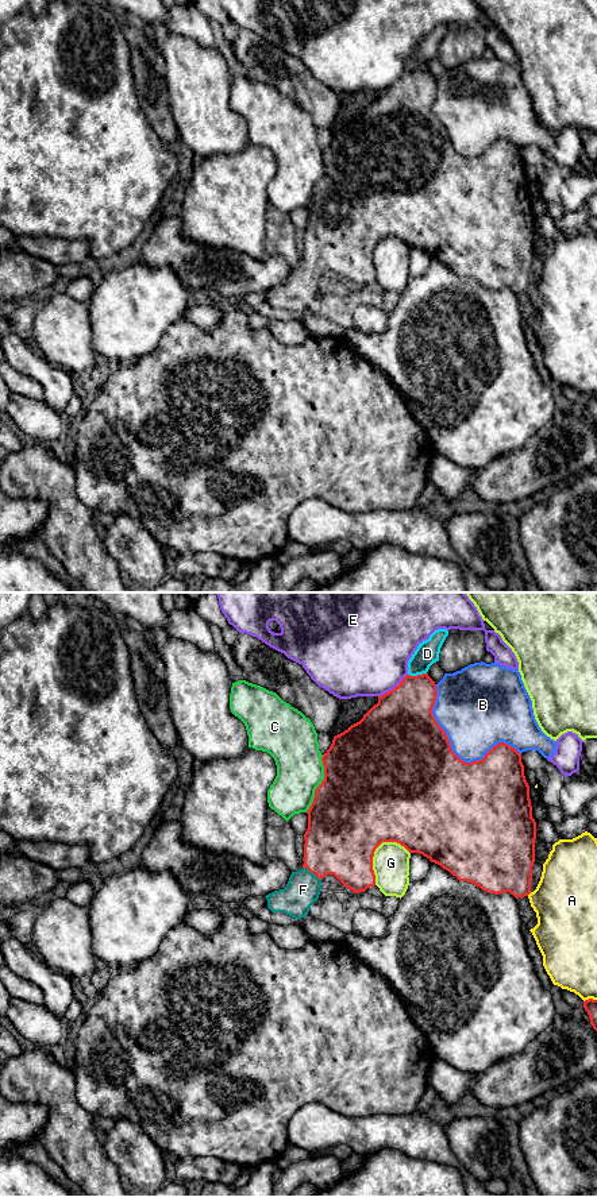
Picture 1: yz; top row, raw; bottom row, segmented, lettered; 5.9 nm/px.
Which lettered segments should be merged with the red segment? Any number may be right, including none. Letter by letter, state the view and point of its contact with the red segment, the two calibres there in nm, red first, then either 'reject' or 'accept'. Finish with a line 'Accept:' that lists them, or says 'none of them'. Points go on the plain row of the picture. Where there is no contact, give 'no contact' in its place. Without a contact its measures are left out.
A: yz (528, 289) | 360/380 nm | reject
B: yz (453, 147) | 500/400 nm | reject
C: yz (322, 178) | 500/280 nm | reject
D: yz (418, 70) | 320/140 nm | reject
E: yz (395, 82) | 400/480 nm | reject
F: yz (312, 267) | 420/200 nm | accept
G: yz (373, 251) | 460/220 nm | reject
Accept: F

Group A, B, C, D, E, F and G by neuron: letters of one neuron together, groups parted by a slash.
A / B / C / D / E / F / G

